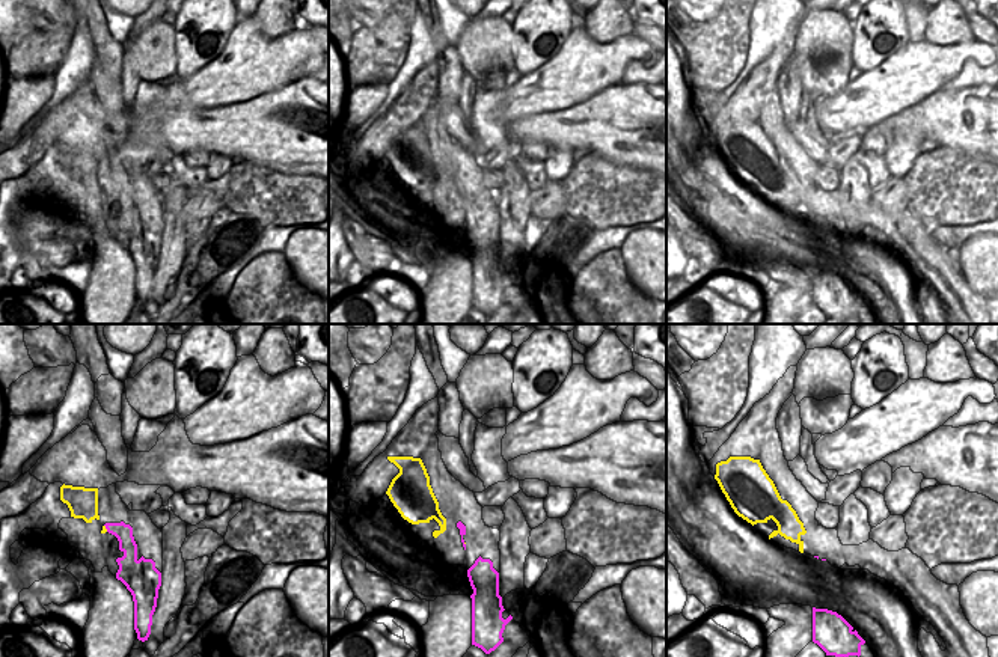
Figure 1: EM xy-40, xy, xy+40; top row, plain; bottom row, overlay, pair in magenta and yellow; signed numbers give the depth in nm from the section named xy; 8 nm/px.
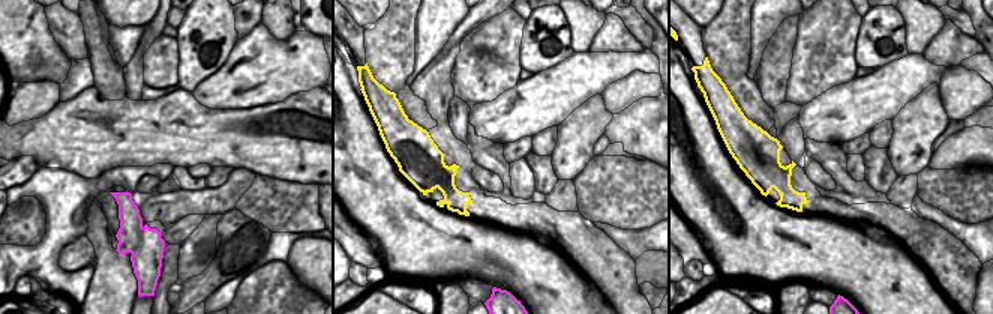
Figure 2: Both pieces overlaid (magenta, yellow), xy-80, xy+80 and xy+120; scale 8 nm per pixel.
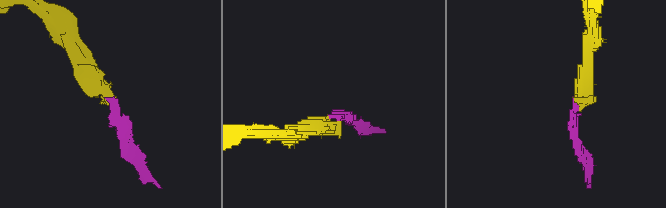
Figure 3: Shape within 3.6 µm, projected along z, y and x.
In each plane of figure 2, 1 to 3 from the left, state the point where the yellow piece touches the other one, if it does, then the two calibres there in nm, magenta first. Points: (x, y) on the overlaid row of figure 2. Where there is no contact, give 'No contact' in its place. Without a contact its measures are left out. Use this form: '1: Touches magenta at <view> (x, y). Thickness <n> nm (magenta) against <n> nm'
1: No contact
2: No contact
3: No contact

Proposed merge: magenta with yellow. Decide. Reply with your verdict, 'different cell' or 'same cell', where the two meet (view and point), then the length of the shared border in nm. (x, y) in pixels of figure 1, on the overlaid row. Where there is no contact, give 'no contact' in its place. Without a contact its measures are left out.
different cell; meets magenta in xy-40 at (106, 528); contact 70 nm long

